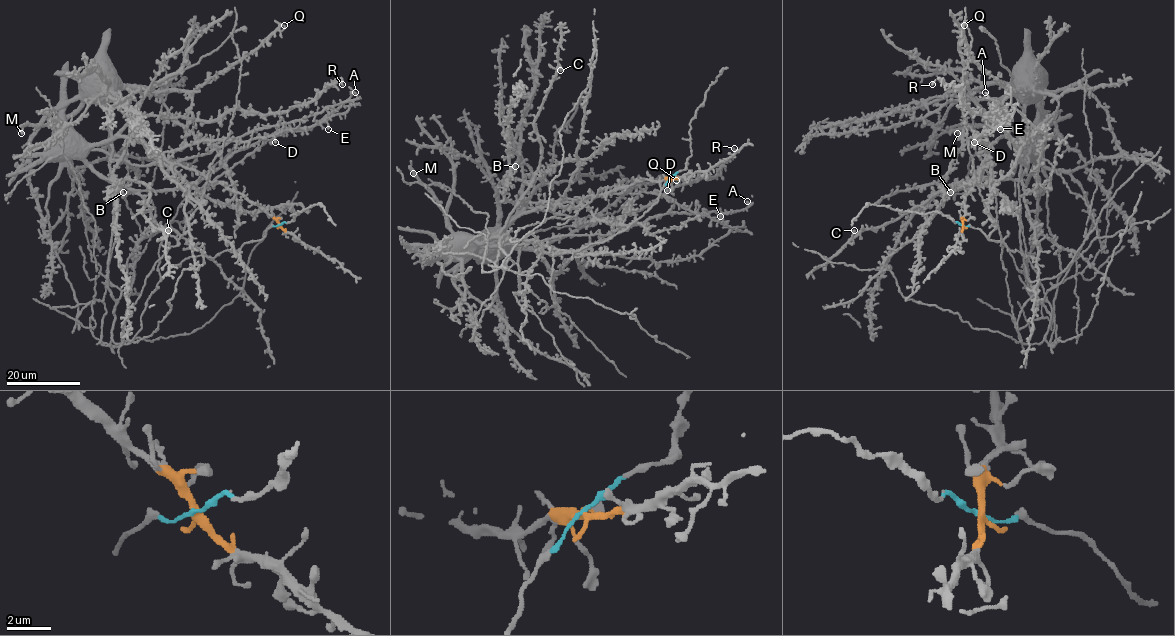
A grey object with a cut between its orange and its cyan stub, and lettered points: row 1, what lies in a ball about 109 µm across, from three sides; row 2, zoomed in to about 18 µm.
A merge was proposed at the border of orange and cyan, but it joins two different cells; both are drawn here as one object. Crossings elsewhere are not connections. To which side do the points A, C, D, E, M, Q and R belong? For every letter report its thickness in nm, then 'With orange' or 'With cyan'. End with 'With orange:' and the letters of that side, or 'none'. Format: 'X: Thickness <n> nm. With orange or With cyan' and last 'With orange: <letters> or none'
A: Thickness 240 nm. With orange
C: Thickness 400 nm. With orange
D: Thickness 280 nm. With orange
E: Thickness 320 nm. With orange
M: Thickness 400 nm. With orange
Q: Thickness 190 nm. With cyan
R: Thickness 280 nm. With cyan
With orange: A, C, D, E, M

